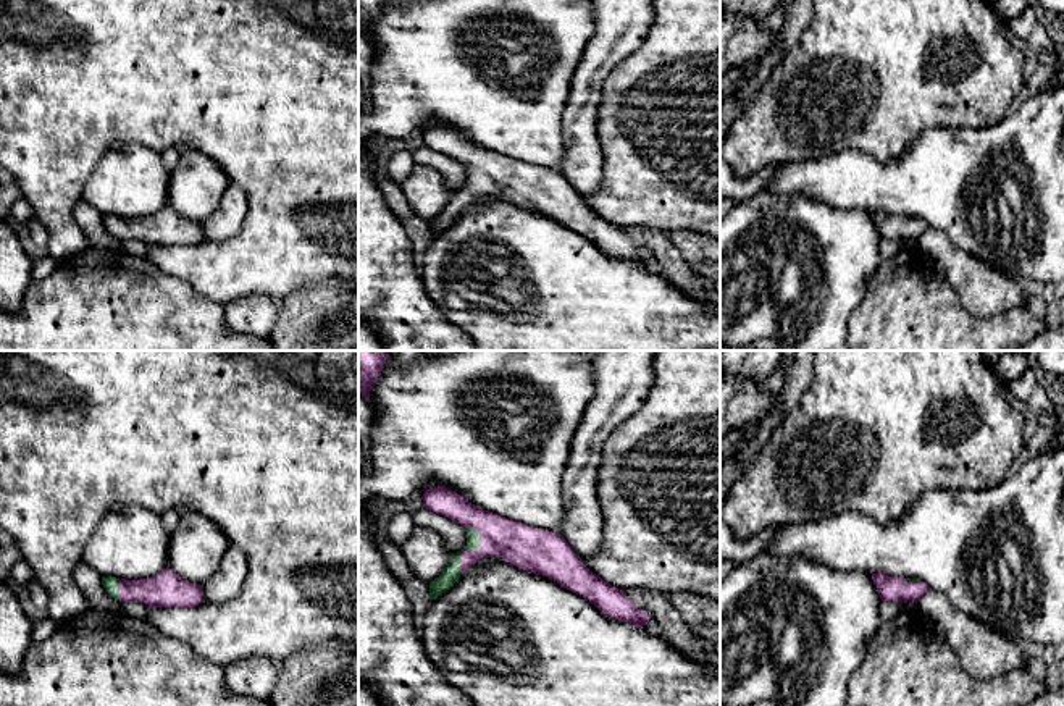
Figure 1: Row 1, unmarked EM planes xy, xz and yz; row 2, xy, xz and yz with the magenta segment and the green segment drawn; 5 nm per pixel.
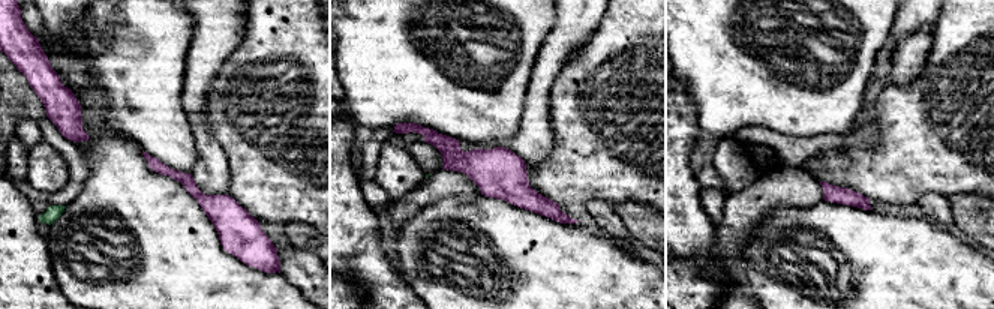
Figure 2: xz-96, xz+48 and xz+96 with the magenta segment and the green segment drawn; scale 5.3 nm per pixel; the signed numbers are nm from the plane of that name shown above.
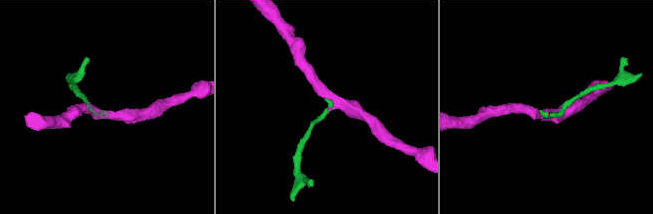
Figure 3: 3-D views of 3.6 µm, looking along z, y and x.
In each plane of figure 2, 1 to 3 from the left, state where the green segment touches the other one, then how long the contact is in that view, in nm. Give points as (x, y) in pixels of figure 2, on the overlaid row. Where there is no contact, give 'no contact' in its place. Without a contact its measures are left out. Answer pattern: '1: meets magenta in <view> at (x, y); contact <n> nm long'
1: no contact
2: meets magenta in xz+48 at (443, 164); contact 50 nm long
3: no contact

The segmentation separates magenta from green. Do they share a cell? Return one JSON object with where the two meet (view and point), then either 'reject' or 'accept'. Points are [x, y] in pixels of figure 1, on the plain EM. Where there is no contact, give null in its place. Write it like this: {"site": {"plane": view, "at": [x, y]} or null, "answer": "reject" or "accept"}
{"site": {"plane": "xz", "at": [480, 175]}, "answer": "accept"}

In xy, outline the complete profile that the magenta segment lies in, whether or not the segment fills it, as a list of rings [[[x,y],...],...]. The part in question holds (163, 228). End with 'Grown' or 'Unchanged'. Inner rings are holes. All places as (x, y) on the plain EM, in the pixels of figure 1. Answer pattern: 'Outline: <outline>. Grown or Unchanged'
Outline: [[[170,205],[144,218],[103,215],[105,229],[119,241],[140,241],[155,246],[195,246],[203,237],[202,223],[182,218]]]. Grown

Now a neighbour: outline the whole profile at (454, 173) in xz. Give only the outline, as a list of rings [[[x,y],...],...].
[[[425,144],[420,145],[412,158],[415,165],[425,165],[434,168],[444,179],[444,184],[450,192],[460,191],[467,184],[467,166],[460,162],[436,152]]]

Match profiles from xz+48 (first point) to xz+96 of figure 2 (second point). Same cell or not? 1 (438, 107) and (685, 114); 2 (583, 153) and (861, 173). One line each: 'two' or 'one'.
1: two
2: one

